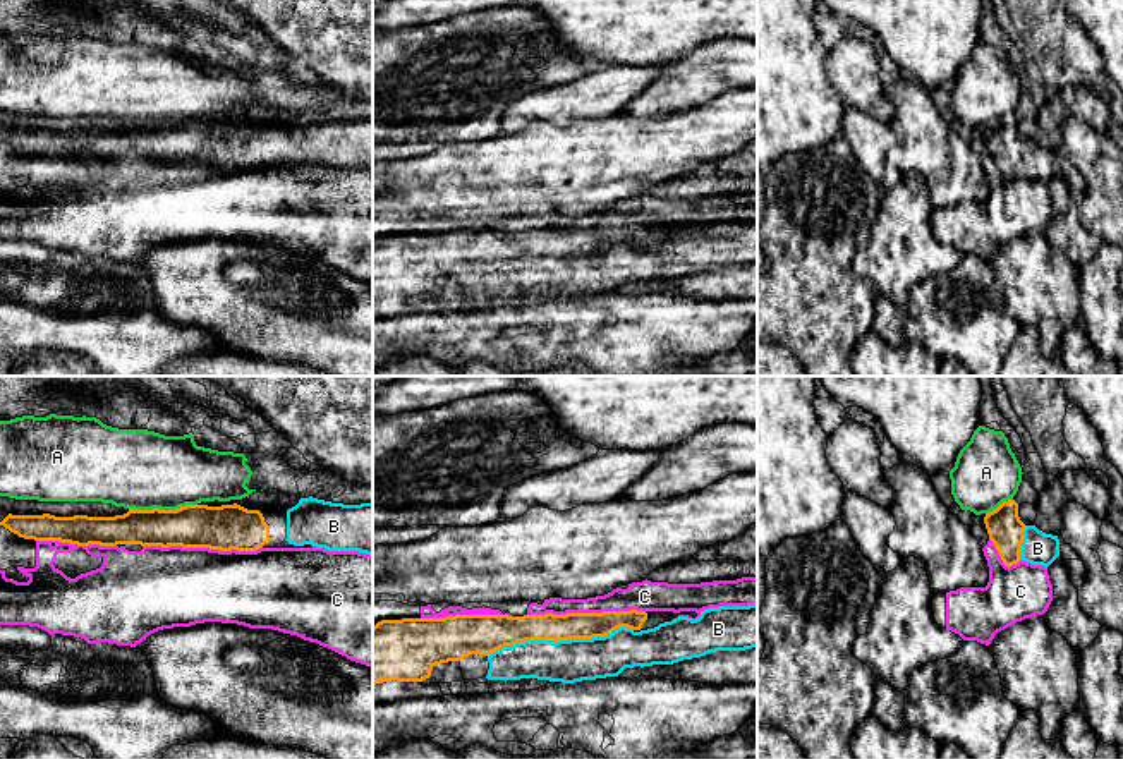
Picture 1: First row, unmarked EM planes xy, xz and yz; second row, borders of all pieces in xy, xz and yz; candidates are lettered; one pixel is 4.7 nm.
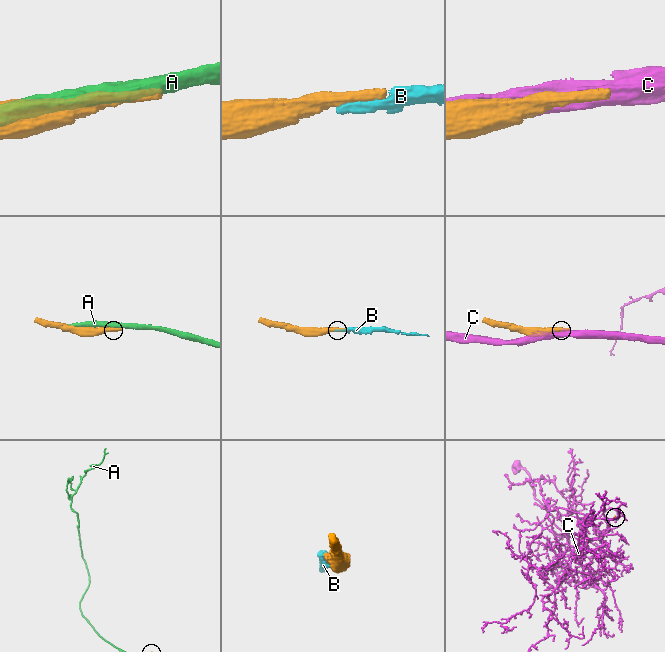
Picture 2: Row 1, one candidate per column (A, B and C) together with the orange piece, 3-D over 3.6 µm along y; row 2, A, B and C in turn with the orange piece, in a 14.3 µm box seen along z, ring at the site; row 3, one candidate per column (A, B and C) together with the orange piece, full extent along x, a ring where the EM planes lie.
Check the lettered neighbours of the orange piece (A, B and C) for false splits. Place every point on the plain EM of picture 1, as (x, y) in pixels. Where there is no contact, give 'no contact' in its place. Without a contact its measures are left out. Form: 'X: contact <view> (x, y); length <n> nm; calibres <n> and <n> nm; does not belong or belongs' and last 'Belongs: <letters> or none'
A: contact xy (162, 126); length 320 nm; calibres 200 and 380 nm; does not belong
B: contact xz (560, 255); length 700 nm; calibres 140 and 200 nm; belongs
C: contact xy (203, 162); length 550 nm; calibres 220 and 380 nm; does not belong
Belongs: B

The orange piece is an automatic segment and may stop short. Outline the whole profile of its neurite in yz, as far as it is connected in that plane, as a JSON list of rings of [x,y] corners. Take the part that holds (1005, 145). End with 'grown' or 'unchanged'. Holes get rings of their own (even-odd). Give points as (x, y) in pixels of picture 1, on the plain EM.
[[[1015,115],[1003,117],[986,129],[984,139],[1006,182],[1023,175],[1047,184],[1059,172],[1058,151],[1046,149],[1035,141],[1025,141],[1018,132]]]; grown

